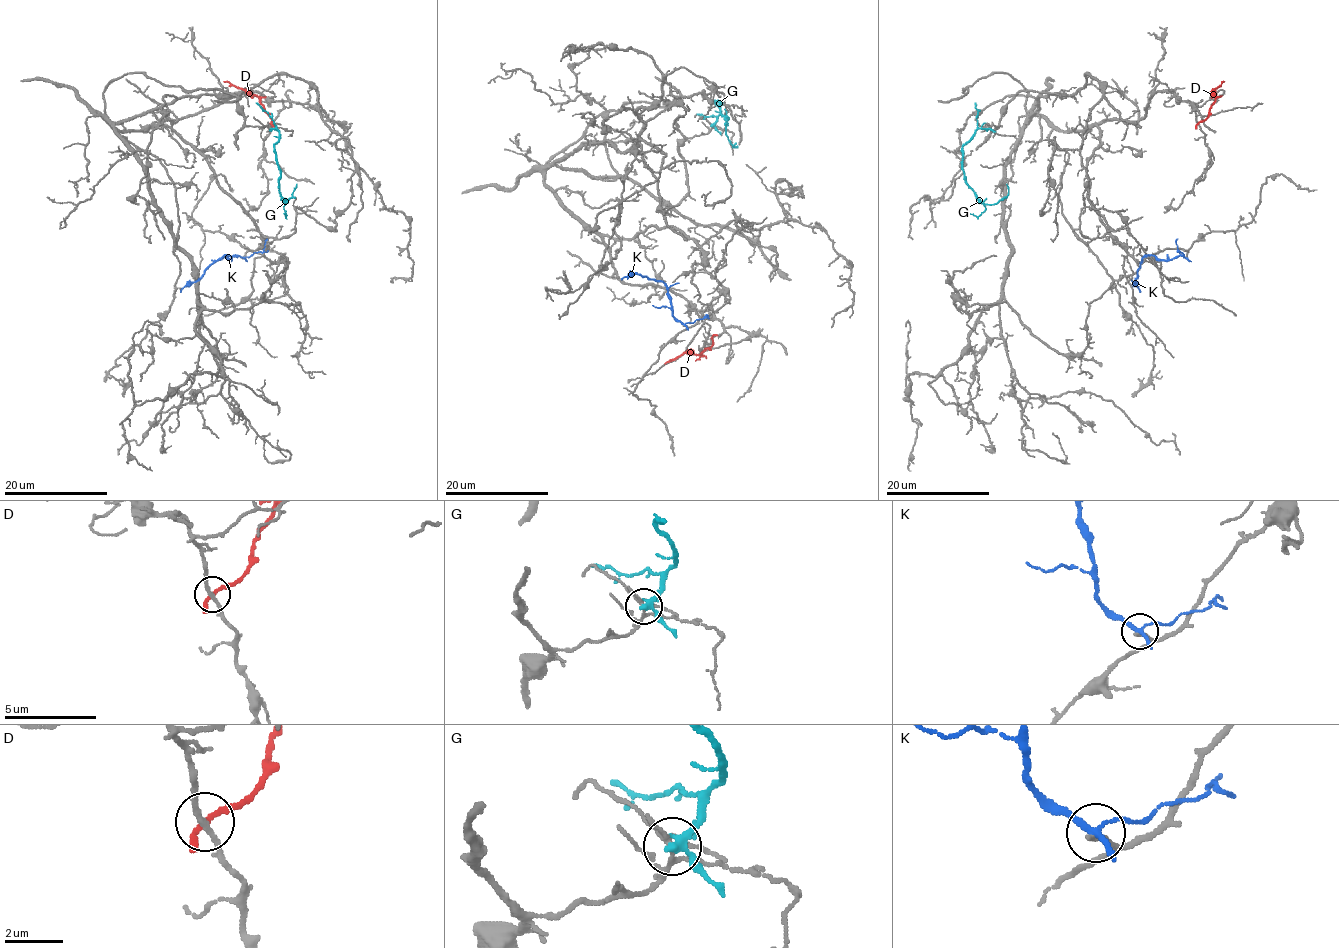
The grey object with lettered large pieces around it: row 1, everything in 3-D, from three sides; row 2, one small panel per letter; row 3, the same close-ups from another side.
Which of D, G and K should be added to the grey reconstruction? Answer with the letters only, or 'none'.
none

